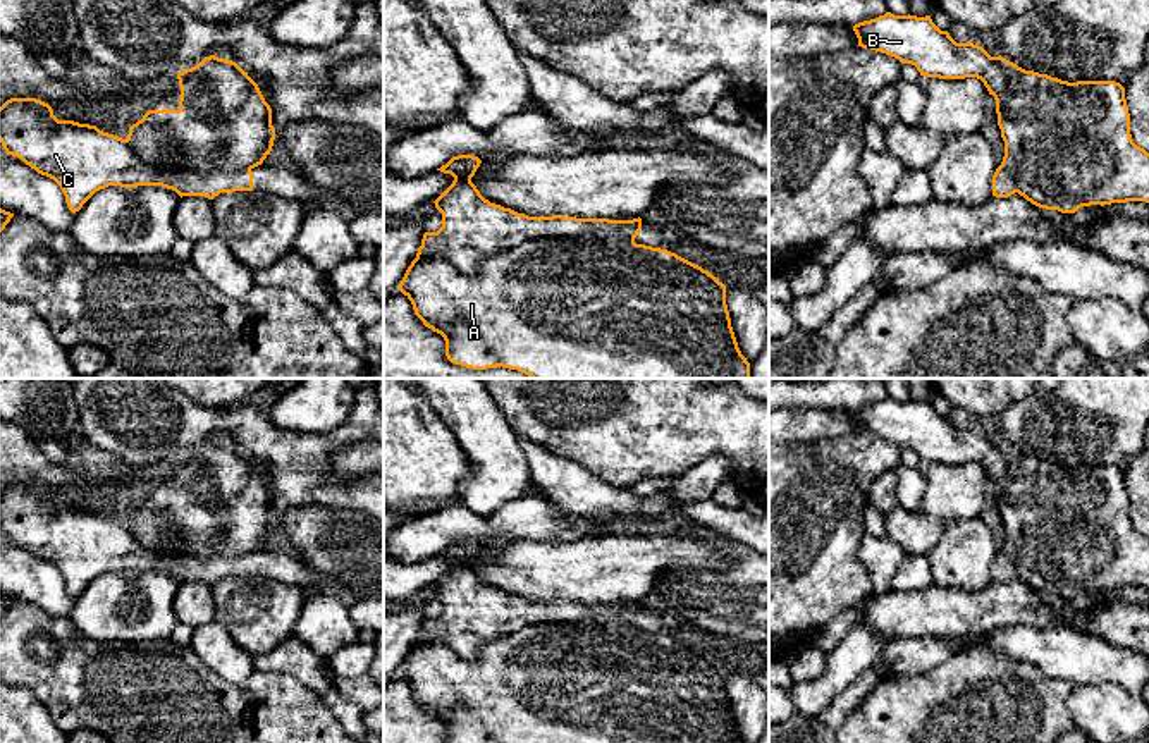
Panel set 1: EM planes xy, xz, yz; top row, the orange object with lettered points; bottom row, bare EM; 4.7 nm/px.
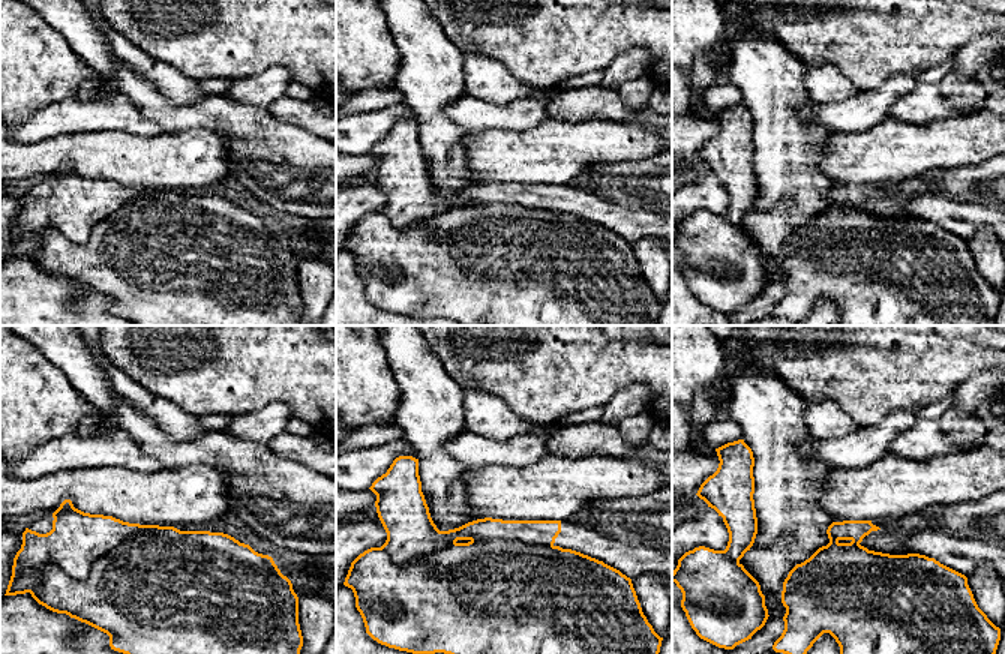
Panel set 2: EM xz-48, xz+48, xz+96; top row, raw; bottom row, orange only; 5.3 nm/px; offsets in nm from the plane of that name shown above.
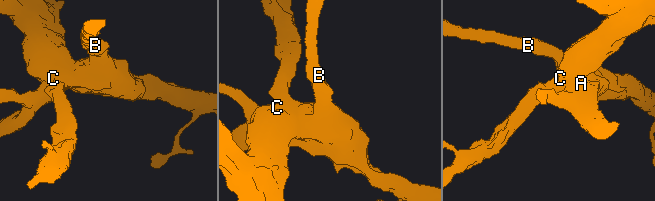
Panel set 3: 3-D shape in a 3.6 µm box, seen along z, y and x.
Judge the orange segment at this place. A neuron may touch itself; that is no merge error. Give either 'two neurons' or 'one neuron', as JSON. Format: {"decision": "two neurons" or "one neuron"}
{"decision": "two neurons"}

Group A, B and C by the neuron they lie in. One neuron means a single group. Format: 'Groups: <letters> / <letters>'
Groups: A B / C

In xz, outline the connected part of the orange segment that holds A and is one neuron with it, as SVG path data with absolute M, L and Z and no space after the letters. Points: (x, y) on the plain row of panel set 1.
M621 621L528 624L492 640L476 660L463 660L440 642L413 645L399 676L425 712L445 726L447 743L745 743L726 690L726 671L667 635Z

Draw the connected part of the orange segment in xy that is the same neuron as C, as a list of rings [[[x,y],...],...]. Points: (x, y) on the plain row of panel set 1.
[[[10,483],[0,492],[0,528],[38,559],[53,564],[72,599],[108,571],[162,571],[182,581],[213,585],[220,578],[253,576],[251,554],[200,559],[143,547],[127,525],[96,511],[58,506],[48,488]]]

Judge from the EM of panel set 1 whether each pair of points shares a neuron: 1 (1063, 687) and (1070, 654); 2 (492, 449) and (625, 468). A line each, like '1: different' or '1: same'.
1: different
2: different

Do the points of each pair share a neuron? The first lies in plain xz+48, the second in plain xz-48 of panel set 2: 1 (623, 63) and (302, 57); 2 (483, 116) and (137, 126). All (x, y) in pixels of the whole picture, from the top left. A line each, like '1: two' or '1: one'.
1: two
2: one

